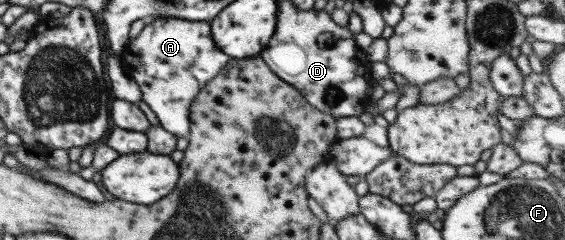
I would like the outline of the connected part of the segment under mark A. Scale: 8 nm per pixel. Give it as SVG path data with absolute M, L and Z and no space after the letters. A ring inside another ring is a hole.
M167 16L146 21L140 34L129 42L119 58L139 86L142 100L159 118L161 126L181 138L191 134L191 101L230 59L225 52L216 48L210 21Z

